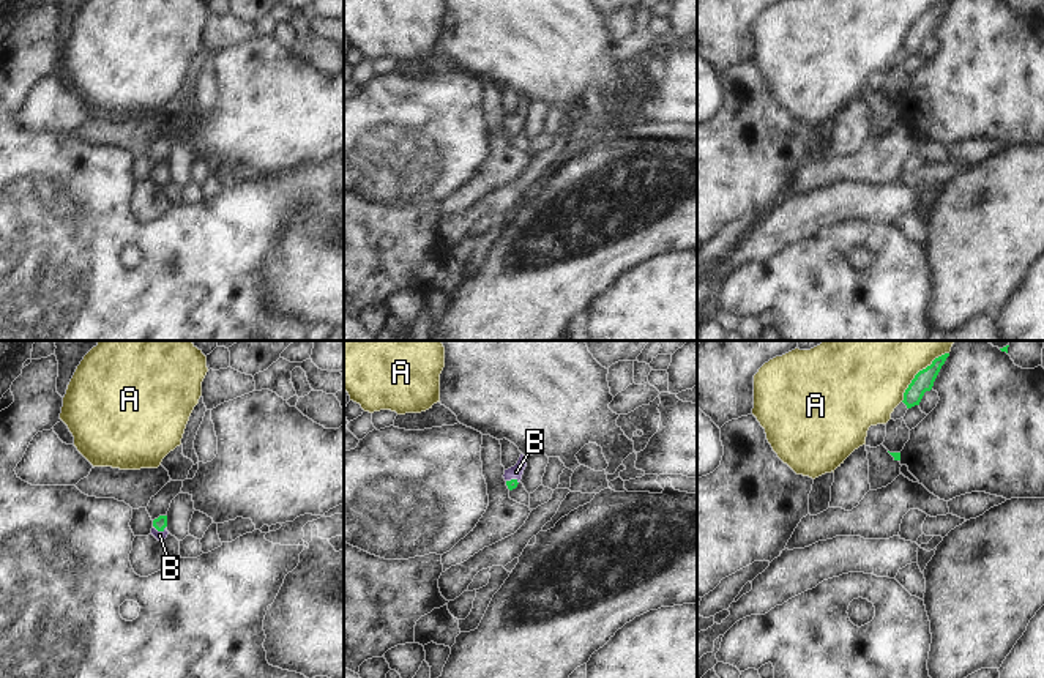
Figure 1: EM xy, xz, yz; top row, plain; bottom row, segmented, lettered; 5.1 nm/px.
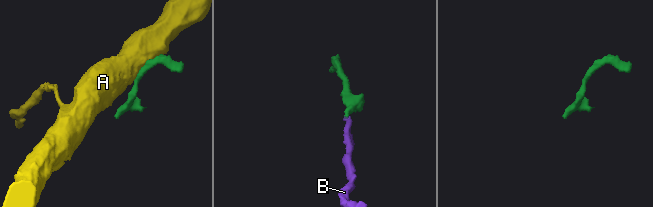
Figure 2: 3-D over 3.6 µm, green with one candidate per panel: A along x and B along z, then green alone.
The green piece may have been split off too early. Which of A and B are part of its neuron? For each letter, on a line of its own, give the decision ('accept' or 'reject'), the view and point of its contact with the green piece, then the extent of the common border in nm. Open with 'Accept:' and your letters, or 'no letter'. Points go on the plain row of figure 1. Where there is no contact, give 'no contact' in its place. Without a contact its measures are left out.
Accept: B
A: reject | yz (917, 21) | 340 nm
B: accept | xy (160, 177) | 70 nm

